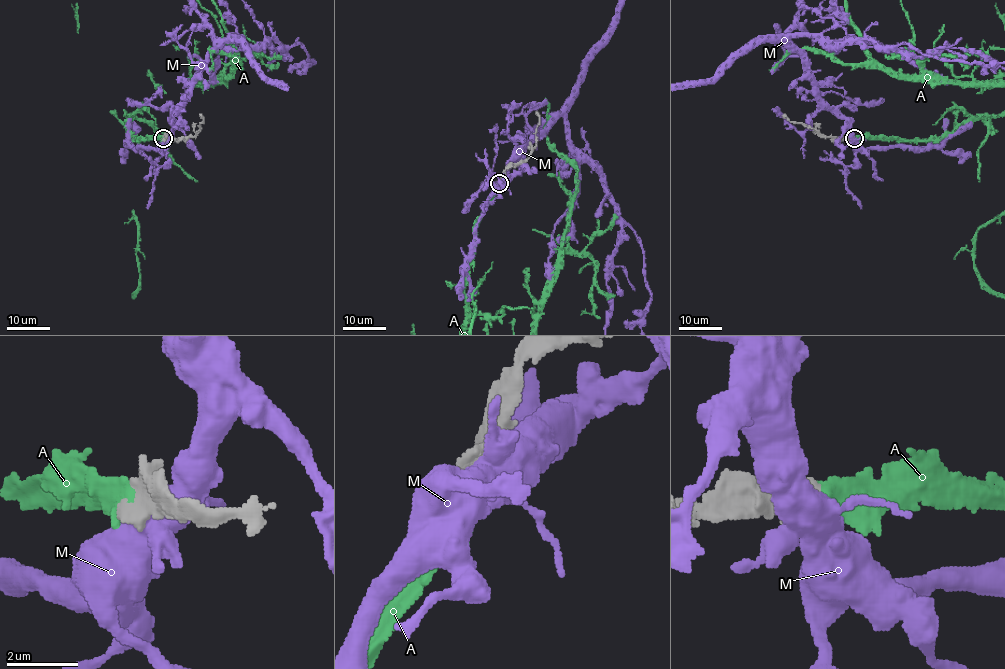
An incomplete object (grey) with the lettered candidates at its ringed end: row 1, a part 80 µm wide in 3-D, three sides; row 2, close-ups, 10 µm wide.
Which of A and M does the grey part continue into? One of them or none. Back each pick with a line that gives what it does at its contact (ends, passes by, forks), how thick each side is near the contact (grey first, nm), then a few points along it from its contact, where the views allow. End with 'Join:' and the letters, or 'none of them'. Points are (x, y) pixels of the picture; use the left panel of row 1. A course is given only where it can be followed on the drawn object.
A: it ends | 480/600 nm
Join: A

